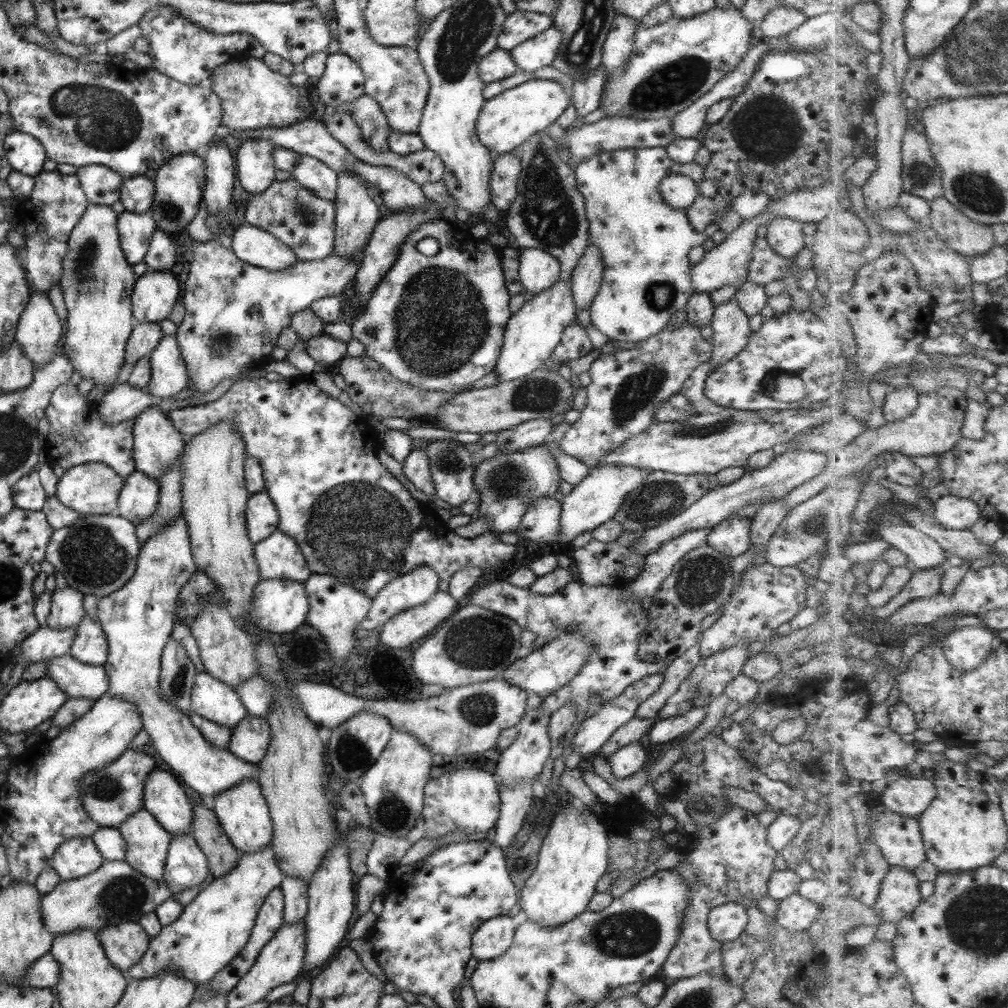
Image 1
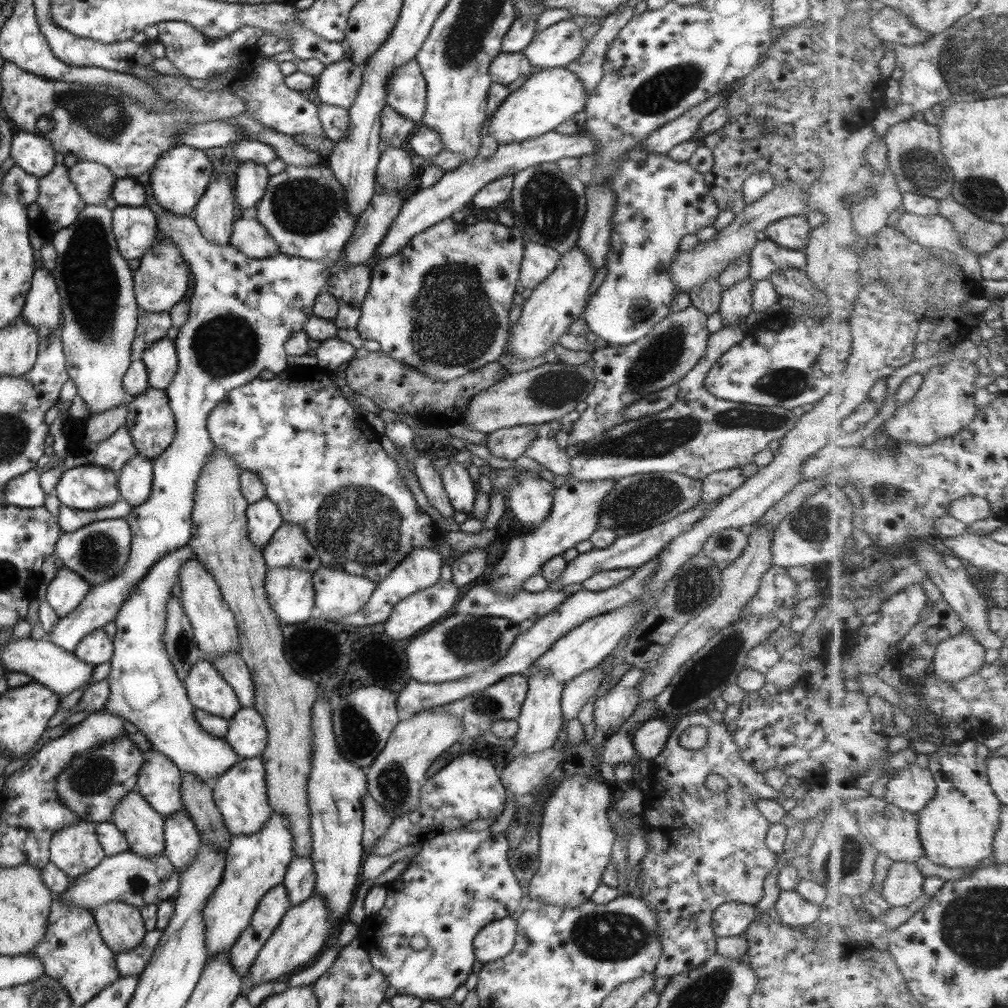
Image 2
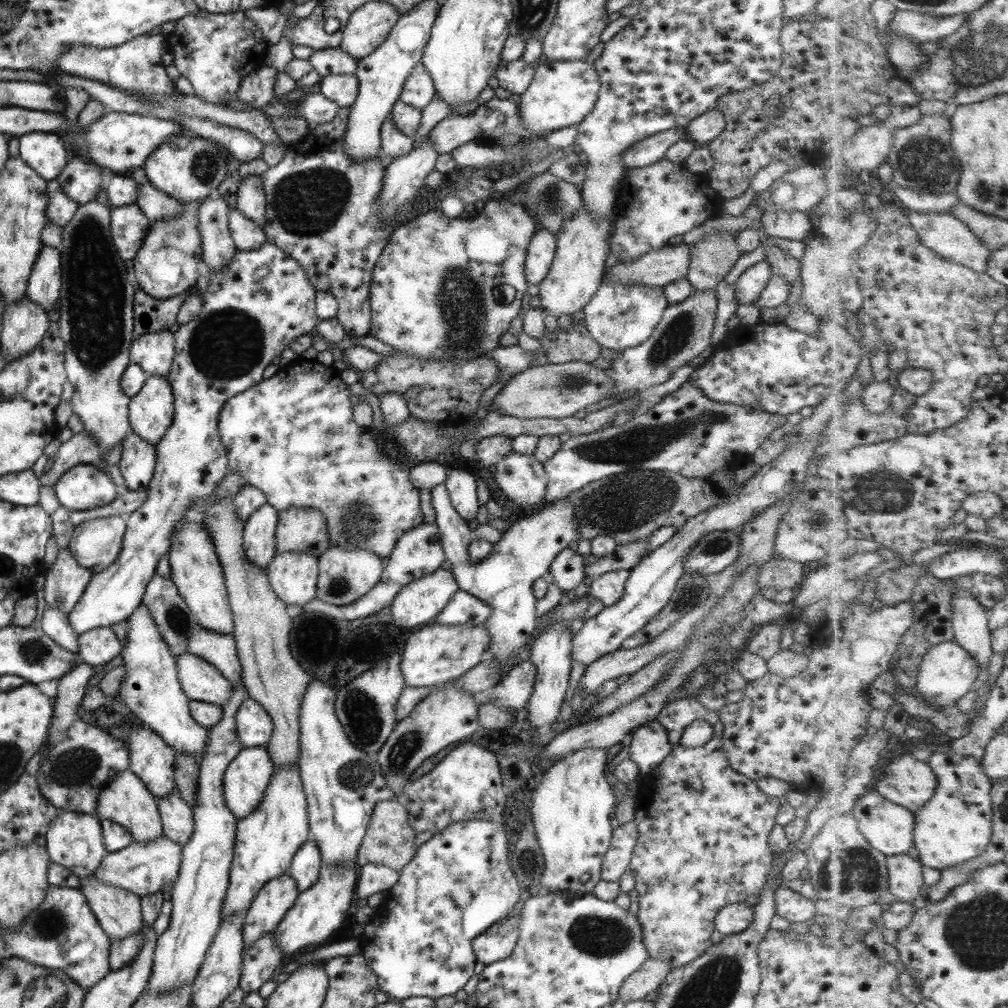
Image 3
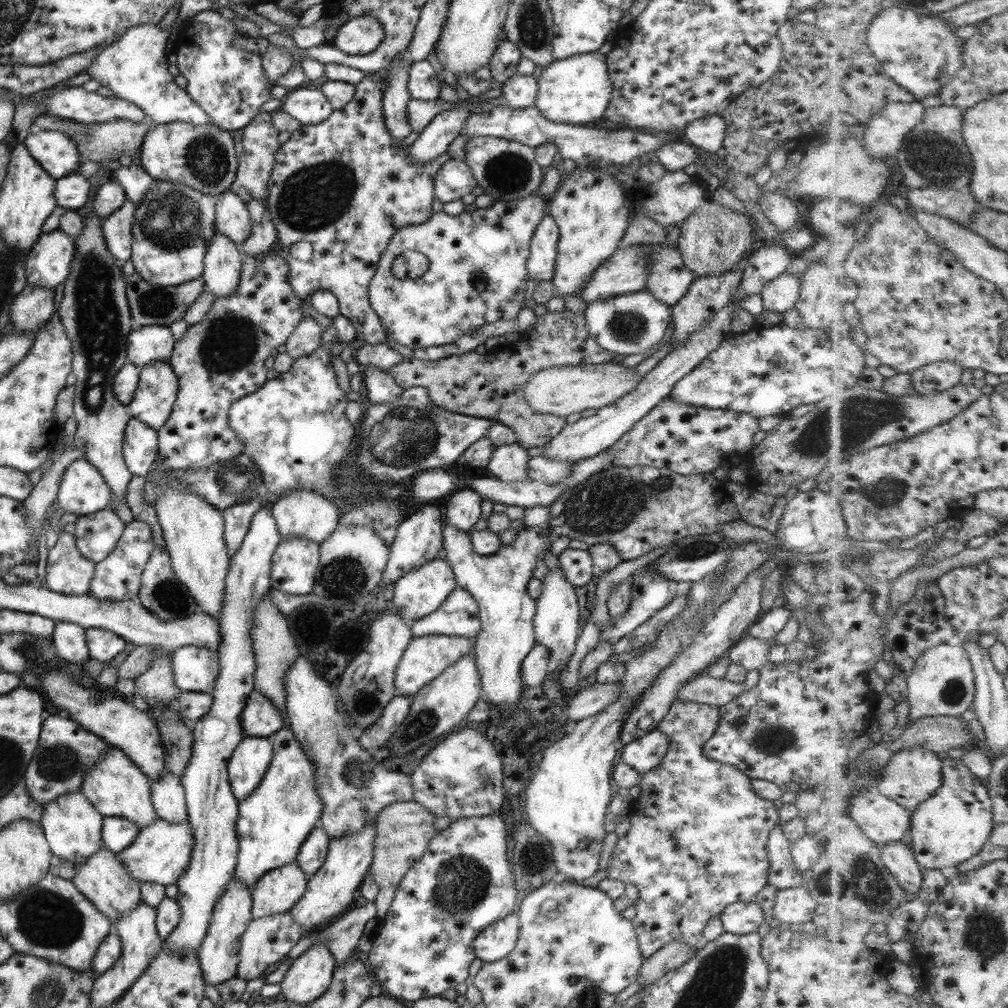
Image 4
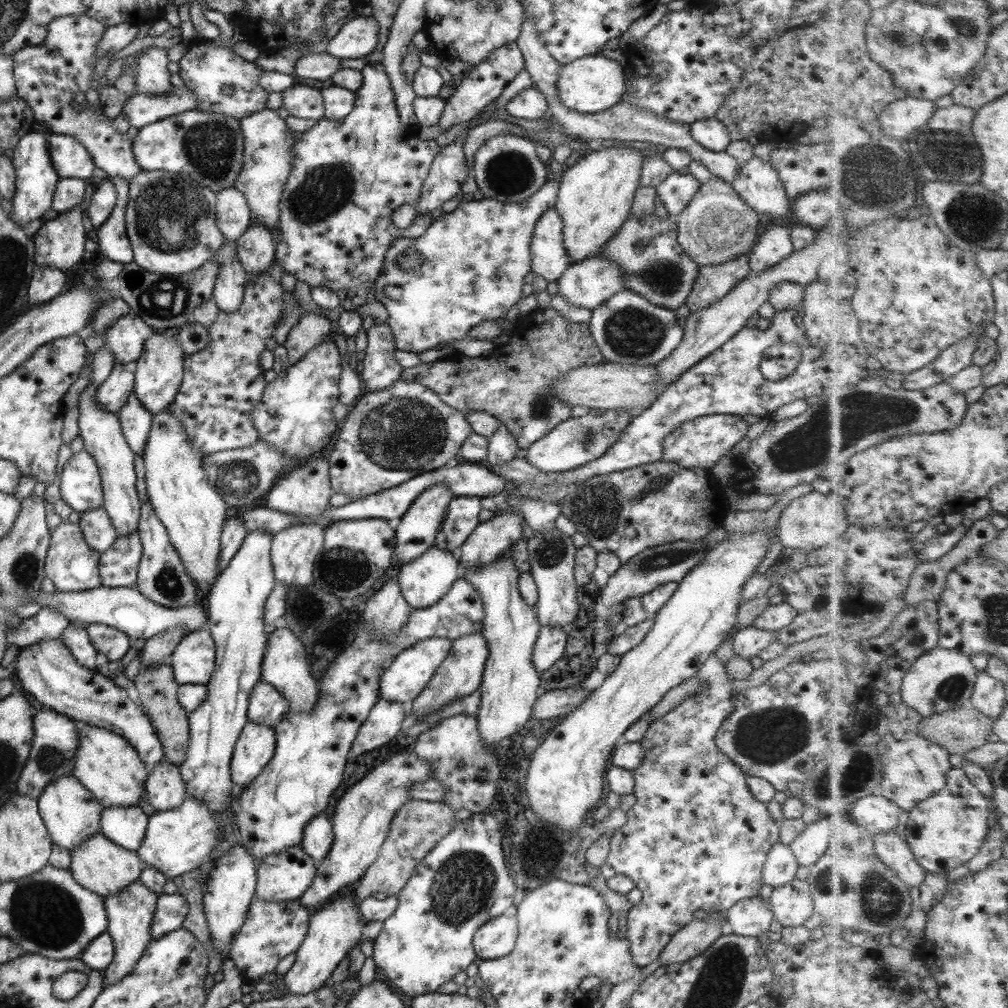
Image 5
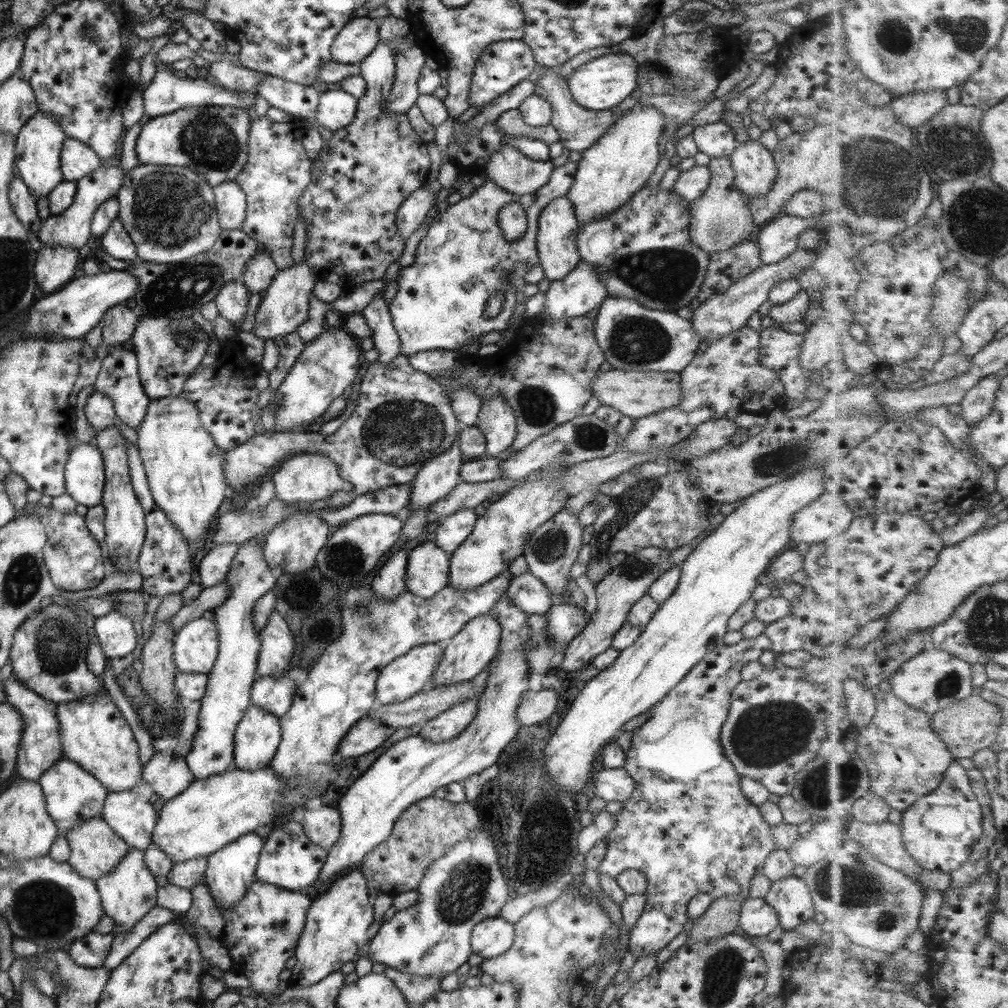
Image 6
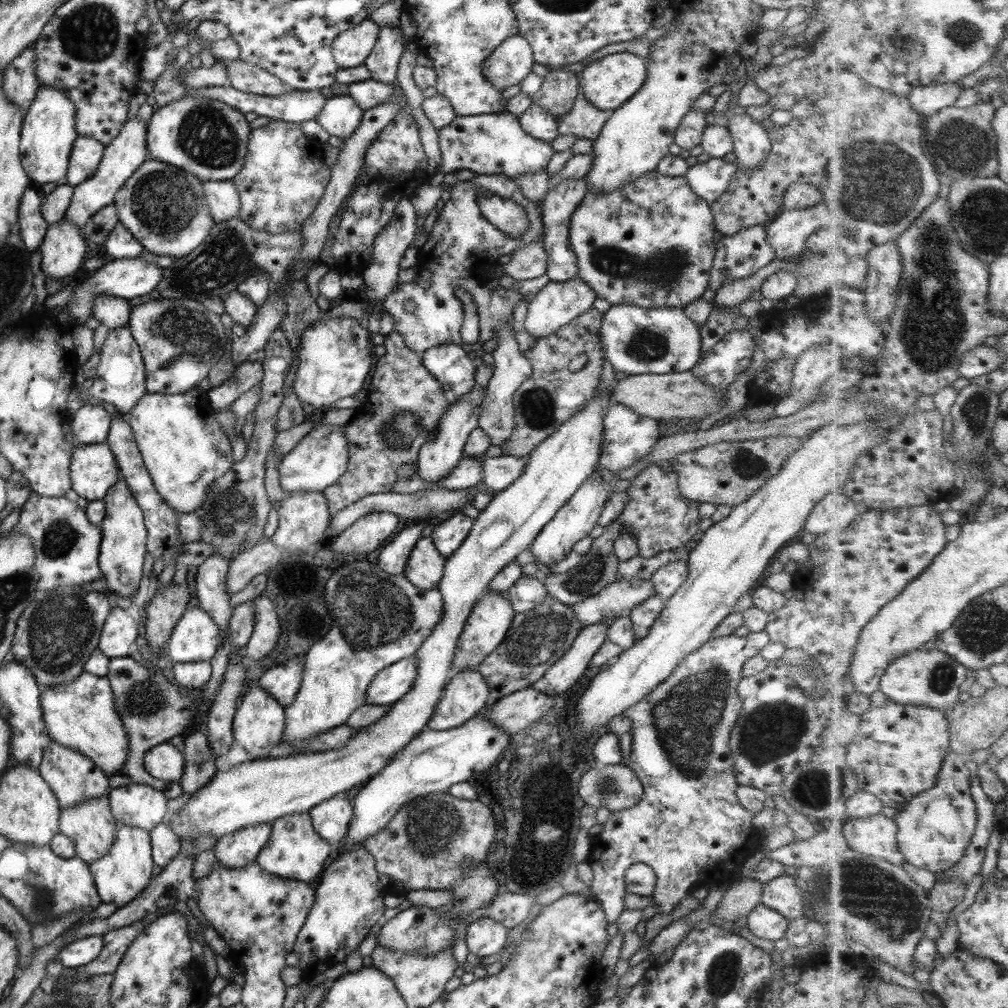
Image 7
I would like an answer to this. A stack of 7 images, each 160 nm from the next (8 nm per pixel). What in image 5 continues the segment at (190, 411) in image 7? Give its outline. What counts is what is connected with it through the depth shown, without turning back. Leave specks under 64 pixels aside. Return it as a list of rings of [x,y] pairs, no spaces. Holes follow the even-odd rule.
[[[167,408],[166,410],[161,410],[159,414],[152,415],[149,435],[147,435],[142,454],[147,501],[152,506],[156,517],[165,527],[169,542],[178,554],[187,577],[194,582],[200,593],[207,595],[215,582],[215,578],[218,576],[220,534],[223,523],[226,521],[225,508],[227,506],[209,486],[205,471],[201,468],[201,457],[203,456],[199,456],[192,450],[183,427],[170,415]]]

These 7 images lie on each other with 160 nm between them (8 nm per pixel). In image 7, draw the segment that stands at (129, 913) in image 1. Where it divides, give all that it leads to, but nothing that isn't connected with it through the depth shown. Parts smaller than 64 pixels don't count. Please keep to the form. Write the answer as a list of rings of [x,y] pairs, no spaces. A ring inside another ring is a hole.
[[[611,387],[608,388],[609,393],[602,397],[594,397],[577,413],[574,414],[567,422],[563,422],[559,429],[555,431],[555,433],[549,435],[547,439],[540,442],[529,454],[529,462],[525,465],[521,476],[514,480],[509,486],[506,486],[503,490],[499,492],[493,493],[490,495],[490,501],[487,505],[478,512],[478,515],[475,519],[473,519],[473,524],[469,529],[469,534],[463,539],[463,542],[457,547],[457,550],[454,550],[446,559],[443,571],[442,571],[442,578],[438,584],[438,591],[442,596],[443,606],[442,606],[442,617],[441,620],[435,625],[433,632],[421,643],[421,646],[417,649],[414,656],[417,659],[417,674],[411,687],[411,690],[405,694],[405,696],[400,697],[397,699],[397,702],[394,702],[390,705],[390,709],[388,712],[384,714],[377,722],[366,726],[365,728],[359,729],[359,731],[355,731],[352,738],[347,741],[347,744],[344,744],[341,748],[336,748],[335,750],[325,750],[323,752],[315,752],[315,753],[301,753],[297,752],[295,754],[290,754],[285,758],[278,758],[278,757],[267,757],[265,759],[252,759],[250,761],[244,761],[239,764],[235,764],[229,768],[229,770],[225,770],[225,772],[221,772],[221,770],[215,772],[213,774],[213,778],[203,786],[203,788],[199,788],[197,792],[191,793],[189,796],[189,800],[185,802],[185,806],[173,816],[172,819],[166,820],[171,827],[171,831],[173,834],[179,838],[179,842],[182,842],[186,845],[186,839],[189,838],[196,838],[196,836],[212,836],[213,838],[221,838],[226,834],[231,834],[239,829],[245,829],[245,827],[253,826],[253,825],[263,825],[263,823],[273,823],[277,821],[277,819],[285,817],[289,814],[299,814],[299,813],[307,813],[313,806],[316,806],[318,803],[324,802],[329,798],[332,798],[335,794],[344,793],[347,790],[350,790],[352,787],[357,786],[361,787],[364,784],[367,784],[377,772],[381,772],[383,770],[382,766],[398,751],[401,750],[402,746],[405,746],[406,742],[409,742],[410,738],[413,738],[413,735],[416,735],[423,726],[426,726],[426,722],[430,719],[430,714],[433,712],[433,707],[435,703],[438,701],[438,698],[441,696],[442,688],[445,686],[445,682],[447,682],[448,678],[450,677],[450,664],[451,664],[451,657],[453,656],[454,646],[456,640],[458,639],[458,634],[461,632],[462,626],[465,624],[465,619],[467,615],[470,613],[471,607],[477,602],[477,599],[481,597],[483,593],[486,592],[486,586],[501,570],[504,566],[507,566],[510,562],[515,561],[515,556],[519,554],[519,552],[523,552],[525,548],[530,547],[531,543],[537,533],[541,530],[542,526],[545,526],[546,522],[549,522],[549,519],[575,494],[575,491],[585,482],[585,479],[594,472],[595,466],[600,457],[599,453],[599,446],[602,446],[603,440],[603,426],[602,426],[602,414],[605,412],[605,407],[610,400],[610,390]]]

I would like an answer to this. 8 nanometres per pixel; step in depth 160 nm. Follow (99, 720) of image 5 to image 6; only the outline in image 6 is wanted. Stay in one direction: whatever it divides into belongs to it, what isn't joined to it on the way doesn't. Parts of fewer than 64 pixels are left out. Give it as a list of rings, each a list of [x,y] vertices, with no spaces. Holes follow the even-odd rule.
[[[49,604],[41,608],[37,613],[29,613],[26,620],[13,633],[12,643],[8,654],[11,663],[12,674],[32,690],[43,700],[49,701],[54,705],[81,700],[88,694],[96,694],[102,688],[102,681],[95,676],[87,667],[85,662],[85,647],[88,643],[87,633],[81,621],[75,613],[72,613],[65,605]]]

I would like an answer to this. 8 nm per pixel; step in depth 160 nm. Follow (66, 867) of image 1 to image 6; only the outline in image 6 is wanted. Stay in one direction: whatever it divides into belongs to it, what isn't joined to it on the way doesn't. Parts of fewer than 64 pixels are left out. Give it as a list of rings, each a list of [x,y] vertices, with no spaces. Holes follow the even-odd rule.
[[[63,756],[51,766],[51,769],[48,769],[39,777],[37,785],[43,792],[45,811],[57,827],[58,835],[61,836],[79,823],[85,823],[91,818],[100,818],[108,794],[103,786],[99,785],[97,779],[85,773],[78,764],[67,760]]]

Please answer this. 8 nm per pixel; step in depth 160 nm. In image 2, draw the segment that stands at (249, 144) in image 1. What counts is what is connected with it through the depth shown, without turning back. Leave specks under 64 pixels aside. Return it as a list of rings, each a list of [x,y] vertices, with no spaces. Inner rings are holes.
[[[245,161],[235,169],[234,202],[241,212],[254,208],[266,191],[270,175],[264,165]]]

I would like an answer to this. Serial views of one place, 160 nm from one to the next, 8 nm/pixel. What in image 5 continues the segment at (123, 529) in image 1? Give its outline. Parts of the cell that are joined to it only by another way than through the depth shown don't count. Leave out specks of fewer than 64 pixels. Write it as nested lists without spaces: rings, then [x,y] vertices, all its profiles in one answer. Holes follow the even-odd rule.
[[[101,507],[81,513],[77,526],[85,544],[98,553],[107,550],[117,537],[115,527]]]

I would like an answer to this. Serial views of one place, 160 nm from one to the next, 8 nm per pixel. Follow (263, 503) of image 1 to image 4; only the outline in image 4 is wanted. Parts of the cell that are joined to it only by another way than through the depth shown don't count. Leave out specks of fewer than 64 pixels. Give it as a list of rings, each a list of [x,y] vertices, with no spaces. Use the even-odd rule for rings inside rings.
[[[261,507],[251,517],[241,544],[230,556],[221,614],[217,618],[220,630],[217,652],[220,669],[210,694],[212,705],[205,716],[189,724],[192,732],[191,758],[180,779],[184,790],[187,825],[193,837],[193,850],[188,866],[176,882],[177,894],[174,901],[178,904],[181,916],[177,926],[163,940],[168,954],[198,950],[207,933],[213,906],[225,892],[226,884],[236,867],[238,838],[235,824],[238,803],[231,793],[226,766],[235,747],[245,736],[240,714],[253,688],[254,660],[249,638],[252,610],[261,595],[270,589],[271,557],[281,540],[270,510]]]

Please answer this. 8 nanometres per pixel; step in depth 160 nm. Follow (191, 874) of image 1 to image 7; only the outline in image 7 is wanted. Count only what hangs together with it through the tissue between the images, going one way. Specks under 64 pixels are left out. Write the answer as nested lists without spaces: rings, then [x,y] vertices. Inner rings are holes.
[[[165,742],[144,752],[142,764],[149,777],[167,784],[178,784],[183,775],[184,755]]]

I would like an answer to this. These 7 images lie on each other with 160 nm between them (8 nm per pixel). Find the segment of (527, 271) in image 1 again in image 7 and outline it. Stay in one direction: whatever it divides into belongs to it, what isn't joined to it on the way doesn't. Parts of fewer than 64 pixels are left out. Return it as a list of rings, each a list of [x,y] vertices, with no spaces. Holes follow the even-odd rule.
[[[584,178],[579,180],[562,180],[551,186],[542,198],[540,217],[543,225],[542,245],[546,254],[546,275],[549,281],[562,283],[577,277],[575,253],[571,250],[568,241],[568,230],[571,215],[579,206],[587,193]]]

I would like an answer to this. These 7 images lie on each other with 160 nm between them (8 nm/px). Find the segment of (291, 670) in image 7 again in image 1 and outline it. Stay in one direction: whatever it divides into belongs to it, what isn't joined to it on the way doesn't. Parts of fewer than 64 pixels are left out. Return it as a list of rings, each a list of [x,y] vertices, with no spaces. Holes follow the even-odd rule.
[[[245,715],[234,727],[226,748],[243,762],[257,765],[270,743],[270,726],[264,718]]]

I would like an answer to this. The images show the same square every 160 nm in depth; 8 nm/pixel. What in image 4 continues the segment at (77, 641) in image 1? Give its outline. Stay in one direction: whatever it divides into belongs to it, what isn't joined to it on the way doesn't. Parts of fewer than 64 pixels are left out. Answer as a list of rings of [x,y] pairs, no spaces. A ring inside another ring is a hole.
[[[99,628],[84,629],[88,658],[108,663],[125,648],[125,641],[116,634]]]

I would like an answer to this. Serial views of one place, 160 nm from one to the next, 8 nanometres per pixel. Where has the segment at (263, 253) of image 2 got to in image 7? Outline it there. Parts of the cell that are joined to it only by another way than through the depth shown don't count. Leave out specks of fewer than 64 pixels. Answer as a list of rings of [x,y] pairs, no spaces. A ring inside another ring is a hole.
[[[233,181],[202,182],[202,189],[215,223],[238,216],[240,200]]]

